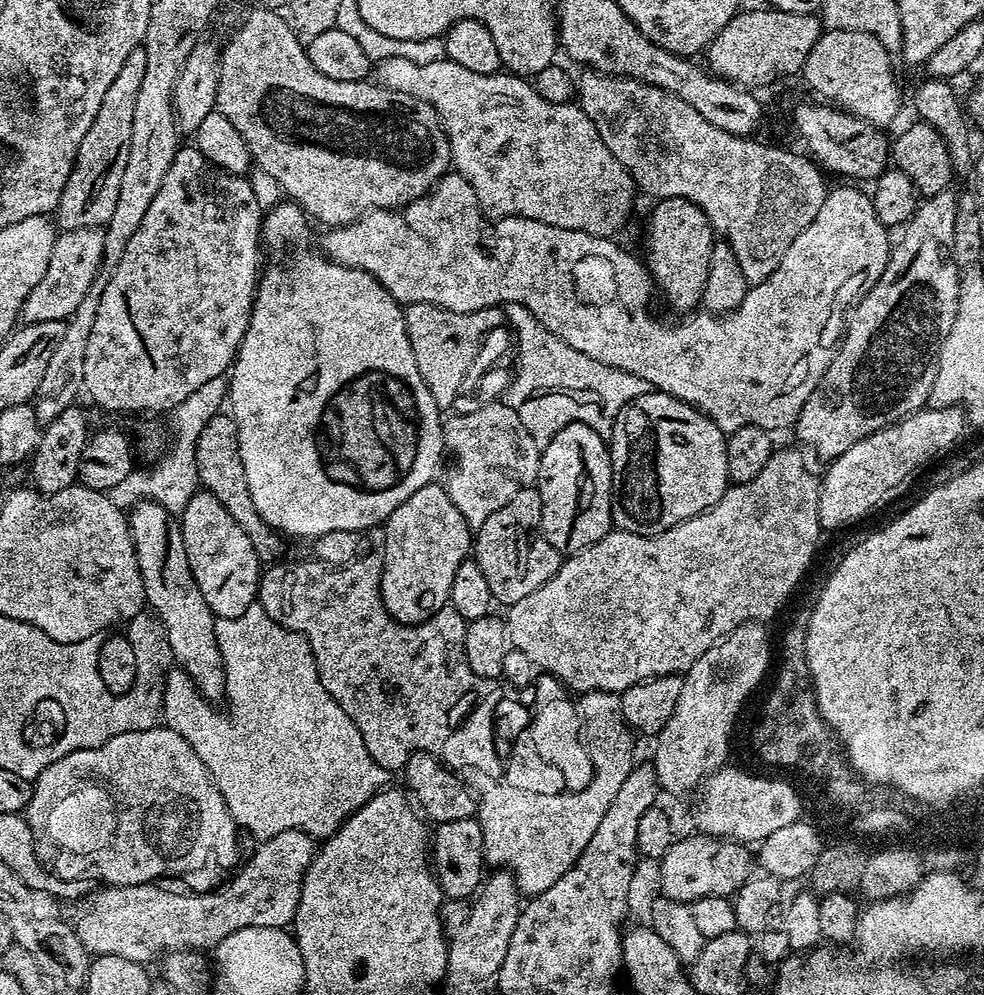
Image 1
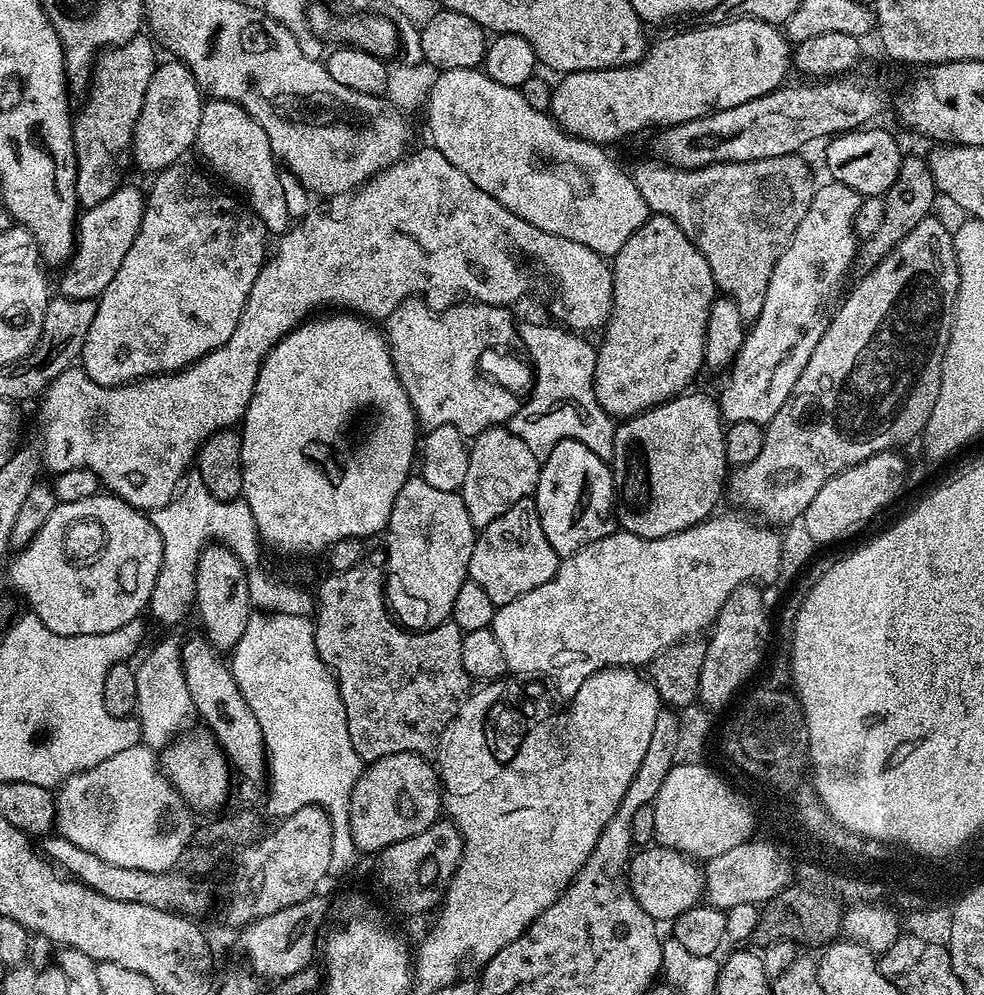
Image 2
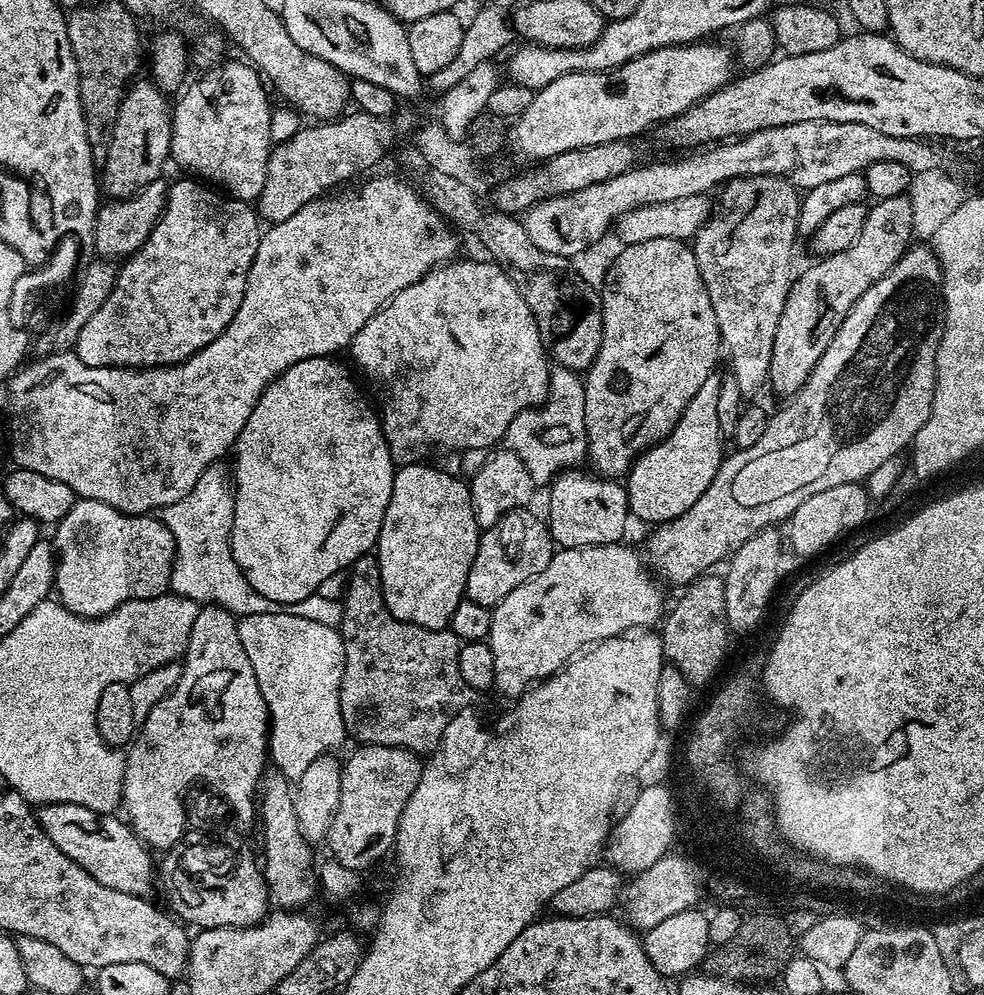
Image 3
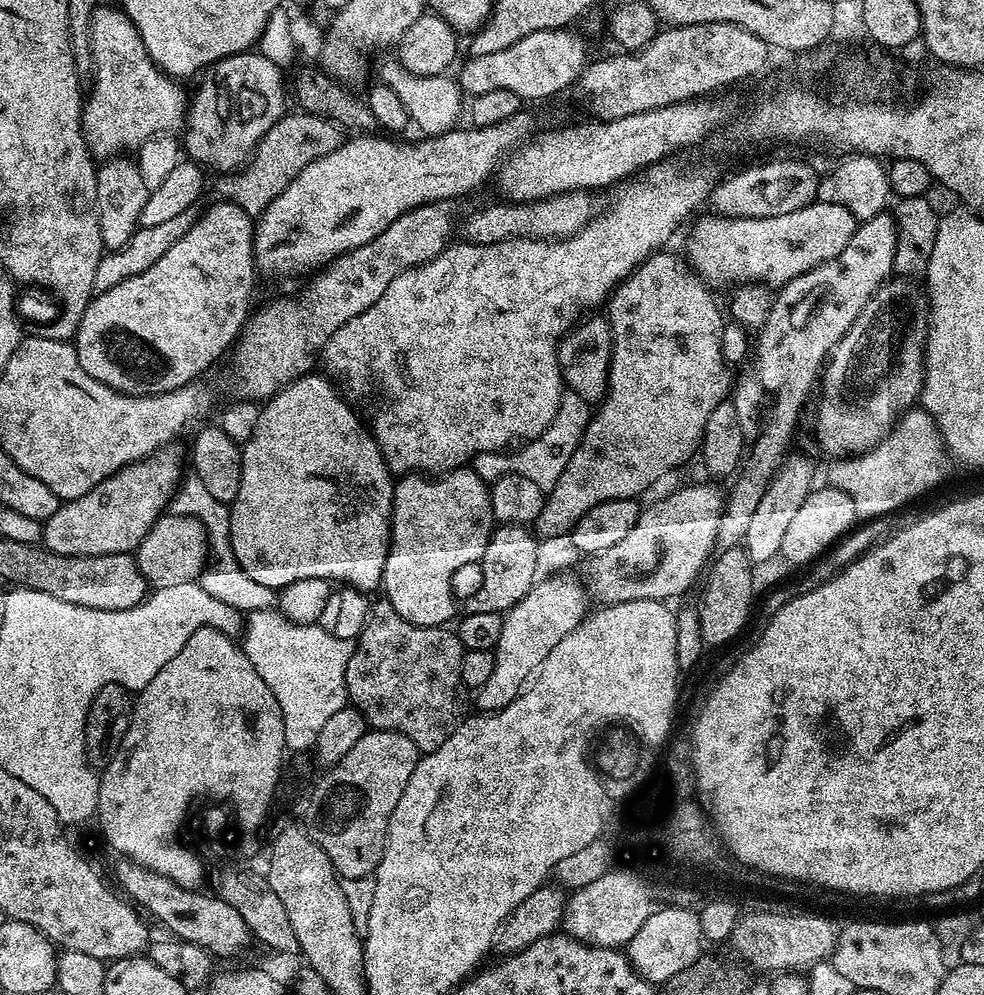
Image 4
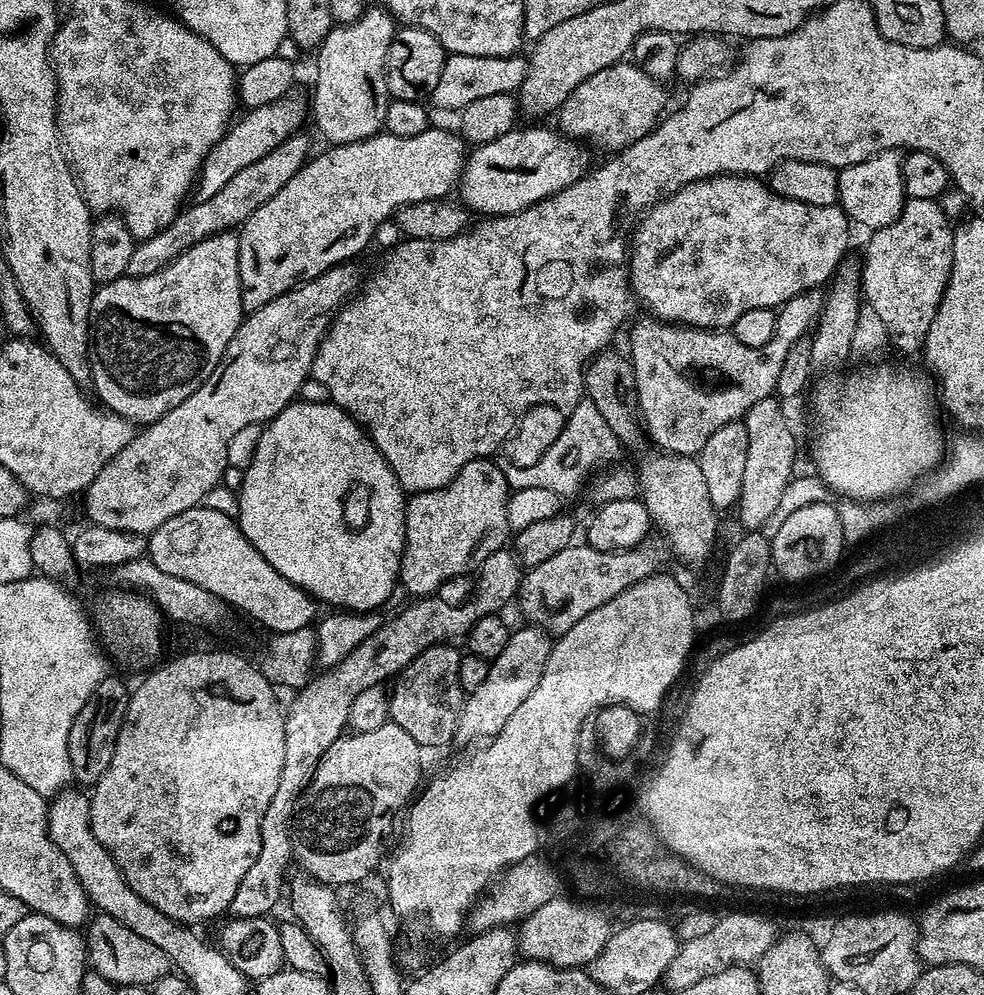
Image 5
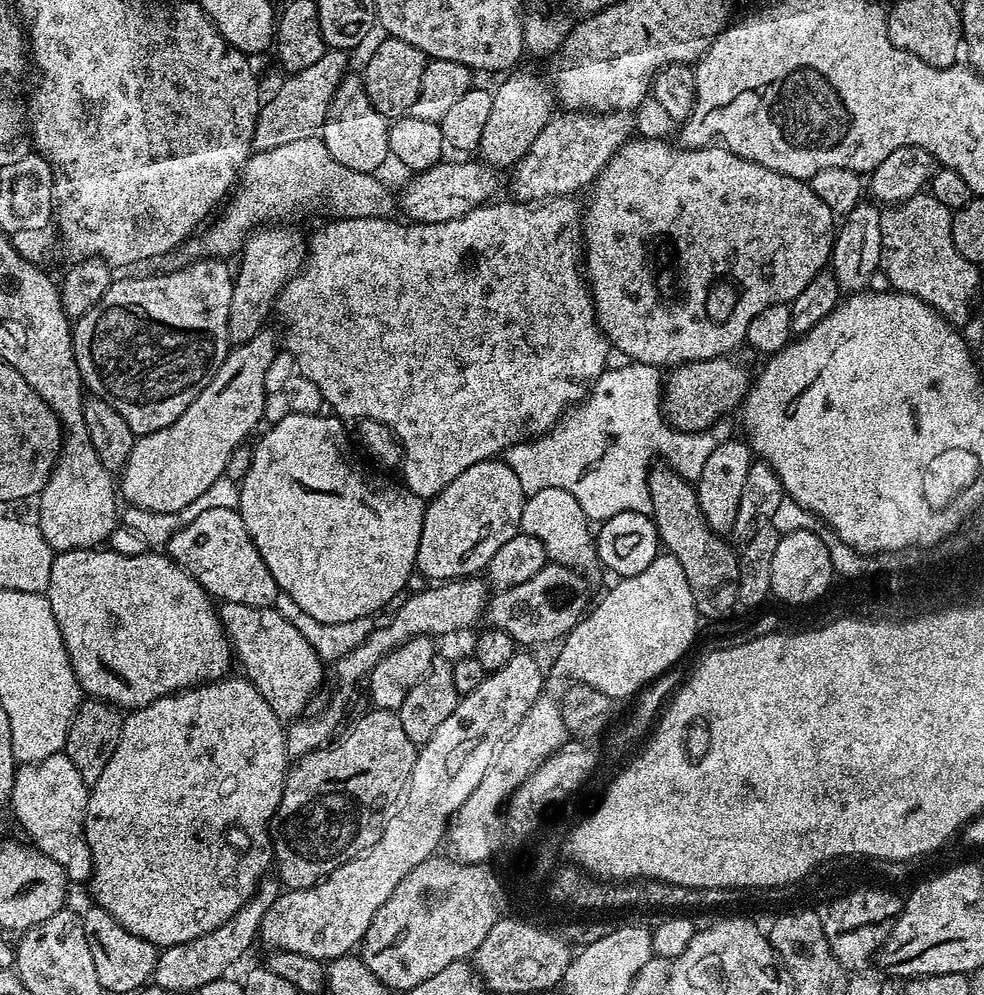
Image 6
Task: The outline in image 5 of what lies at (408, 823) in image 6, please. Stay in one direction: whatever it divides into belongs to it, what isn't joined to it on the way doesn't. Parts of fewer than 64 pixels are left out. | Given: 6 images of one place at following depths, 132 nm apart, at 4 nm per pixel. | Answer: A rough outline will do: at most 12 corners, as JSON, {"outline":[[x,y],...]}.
{"outline":[[517,627],[465,695],[457,741],[496,736],[530,698],[552,653],[539,627]]}

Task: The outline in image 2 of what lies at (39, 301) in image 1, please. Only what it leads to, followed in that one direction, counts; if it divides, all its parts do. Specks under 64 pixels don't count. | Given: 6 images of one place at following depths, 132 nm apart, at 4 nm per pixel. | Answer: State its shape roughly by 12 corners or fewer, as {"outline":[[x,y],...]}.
{"outline":[[116,188],[79,217],[59,291],[96,300],[144,217],[145,193]]}

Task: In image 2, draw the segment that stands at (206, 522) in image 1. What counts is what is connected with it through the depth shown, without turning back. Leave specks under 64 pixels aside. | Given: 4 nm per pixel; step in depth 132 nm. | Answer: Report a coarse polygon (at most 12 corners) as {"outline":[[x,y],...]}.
{"outline":[[225,544],[204,549],[195,611],[231,653],[254,609],[248,575]]}

